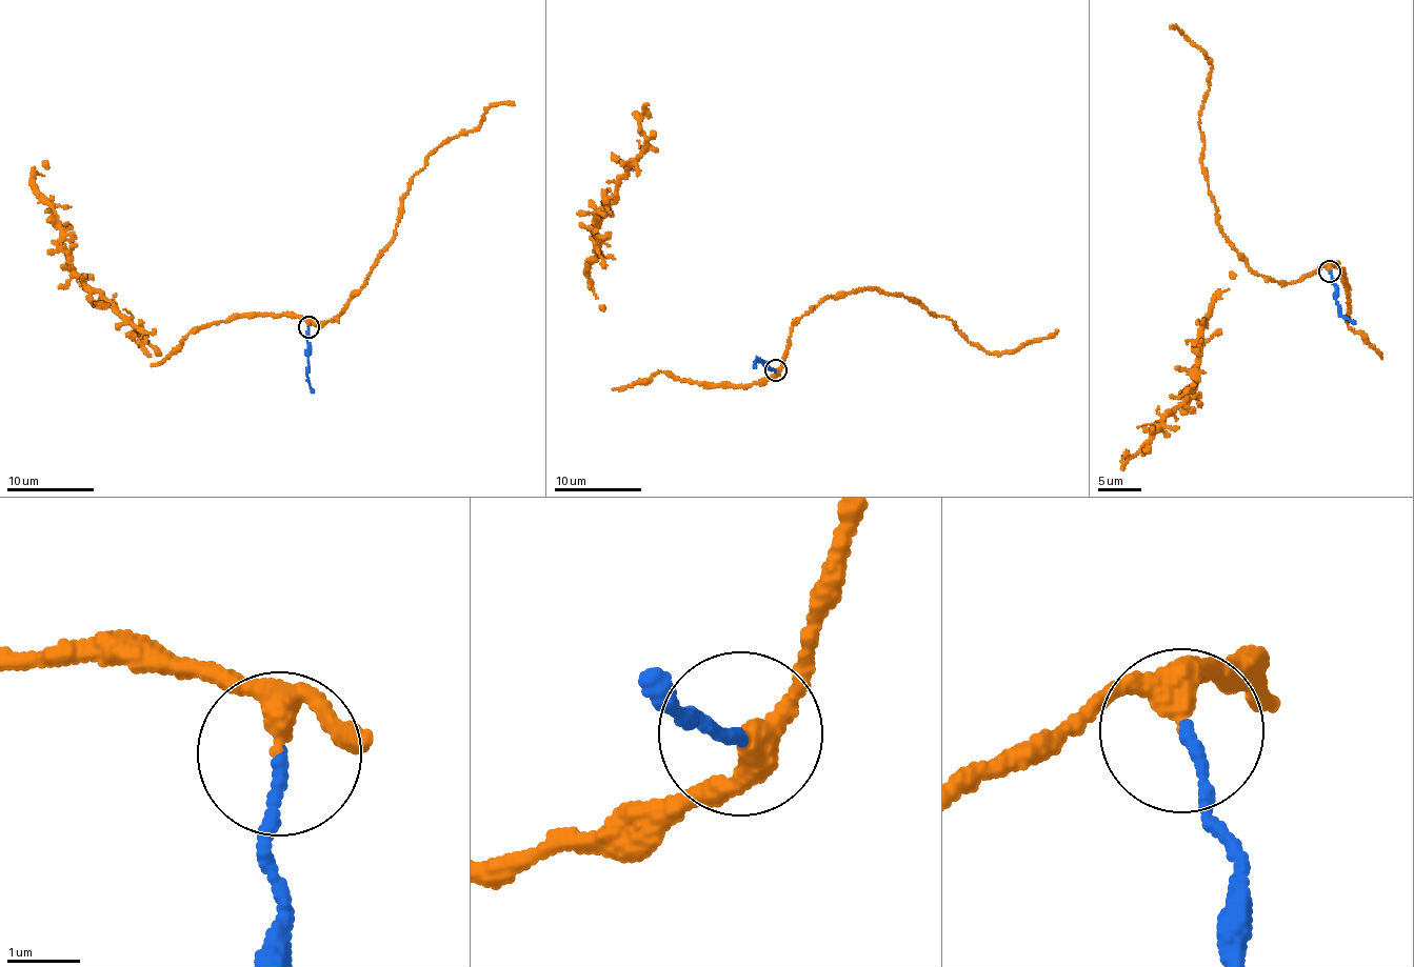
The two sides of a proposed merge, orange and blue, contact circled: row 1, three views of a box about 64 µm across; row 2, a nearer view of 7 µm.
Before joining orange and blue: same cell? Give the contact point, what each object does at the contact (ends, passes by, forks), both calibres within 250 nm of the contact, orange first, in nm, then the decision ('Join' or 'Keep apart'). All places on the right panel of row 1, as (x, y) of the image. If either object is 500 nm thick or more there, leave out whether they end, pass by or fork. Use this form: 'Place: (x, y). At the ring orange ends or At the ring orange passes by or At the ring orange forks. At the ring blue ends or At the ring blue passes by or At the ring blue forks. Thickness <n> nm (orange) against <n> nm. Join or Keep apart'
Place: (1329, 272). At the ring orange passes by. At the ring blue ends. Thickness 300 nm (orange) against 140 nm. Join

